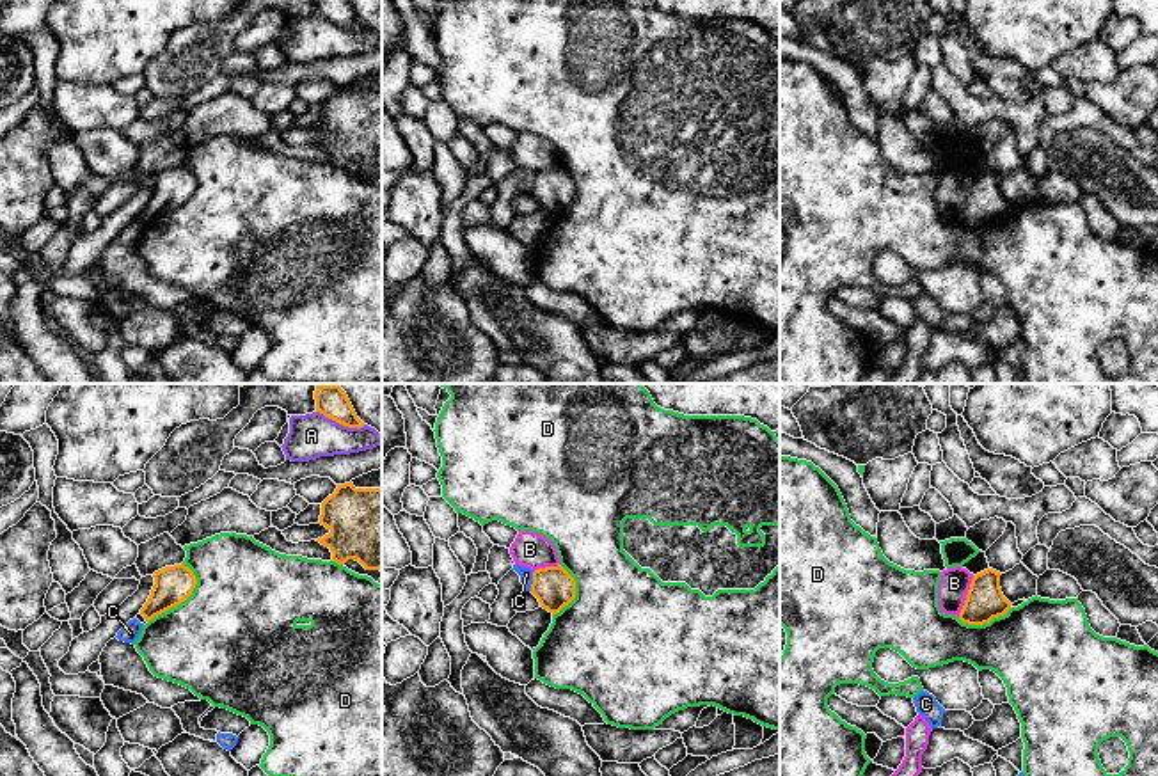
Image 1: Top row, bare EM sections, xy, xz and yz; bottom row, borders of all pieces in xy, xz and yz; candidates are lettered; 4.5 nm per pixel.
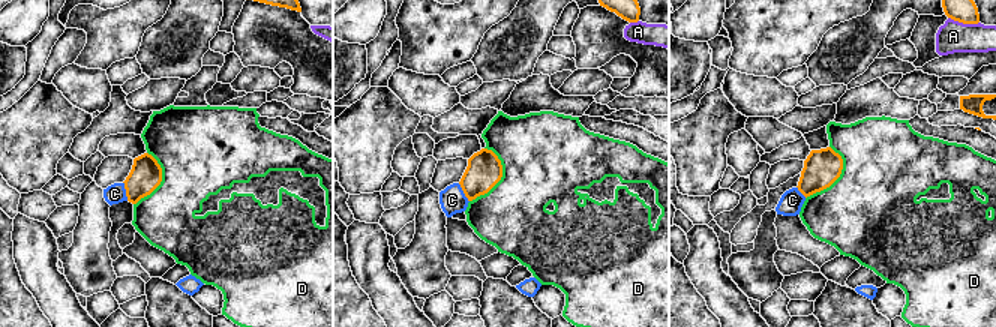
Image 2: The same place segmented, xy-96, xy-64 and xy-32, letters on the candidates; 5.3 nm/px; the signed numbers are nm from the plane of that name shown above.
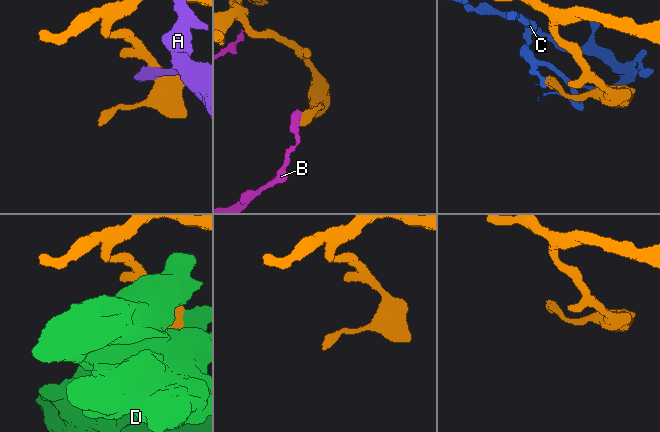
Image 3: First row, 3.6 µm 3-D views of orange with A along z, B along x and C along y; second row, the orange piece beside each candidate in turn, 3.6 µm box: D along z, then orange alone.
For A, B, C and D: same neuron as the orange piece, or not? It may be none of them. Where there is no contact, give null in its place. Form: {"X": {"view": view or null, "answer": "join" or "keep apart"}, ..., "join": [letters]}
{"A": {"view": "xy", "answer": "keep apart"}, "B": {"view": "yz", "answer": "keep apart"}, "C": {"view": "xz", "answer": "keep apart"}, "D": {"view": "xy", "answer": "keep apart"}, "join": []}

